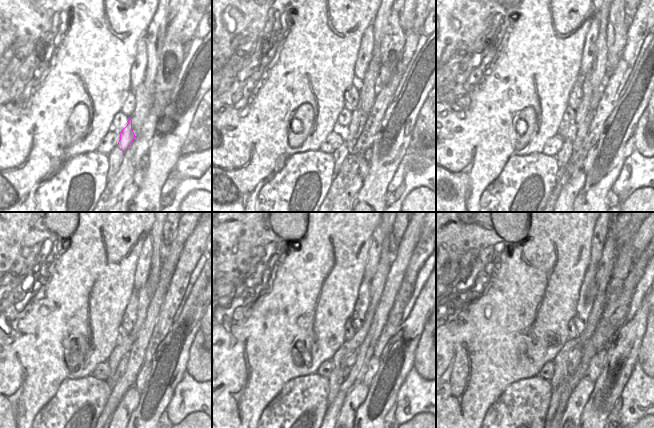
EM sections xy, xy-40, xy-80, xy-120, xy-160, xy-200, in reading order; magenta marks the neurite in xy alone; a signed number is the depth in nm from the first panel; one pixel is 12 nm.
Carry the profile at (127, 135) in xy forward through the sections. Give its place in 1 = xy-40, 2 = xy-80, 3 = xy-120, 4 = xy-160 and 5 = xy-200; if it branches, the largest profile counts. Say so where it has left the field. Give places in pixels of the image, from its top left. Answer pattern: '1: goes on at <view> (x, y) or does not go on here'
1: goes on at xy-40 (352, 133)
2: goes on at xy-80 (583, 108)
3: goes on at xy-120 (143, 297)
4: goes on at xy-160 (386, 256)
5: goes on at xy-200 (605, 266)

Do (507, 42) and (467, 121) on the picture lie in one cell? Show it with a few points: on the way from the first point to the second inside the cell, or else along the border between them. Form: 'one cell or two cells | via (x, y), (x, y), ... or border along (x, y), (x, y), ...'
one cell | via (496, 62), (489, 70), (486, 80), (467, 101)

